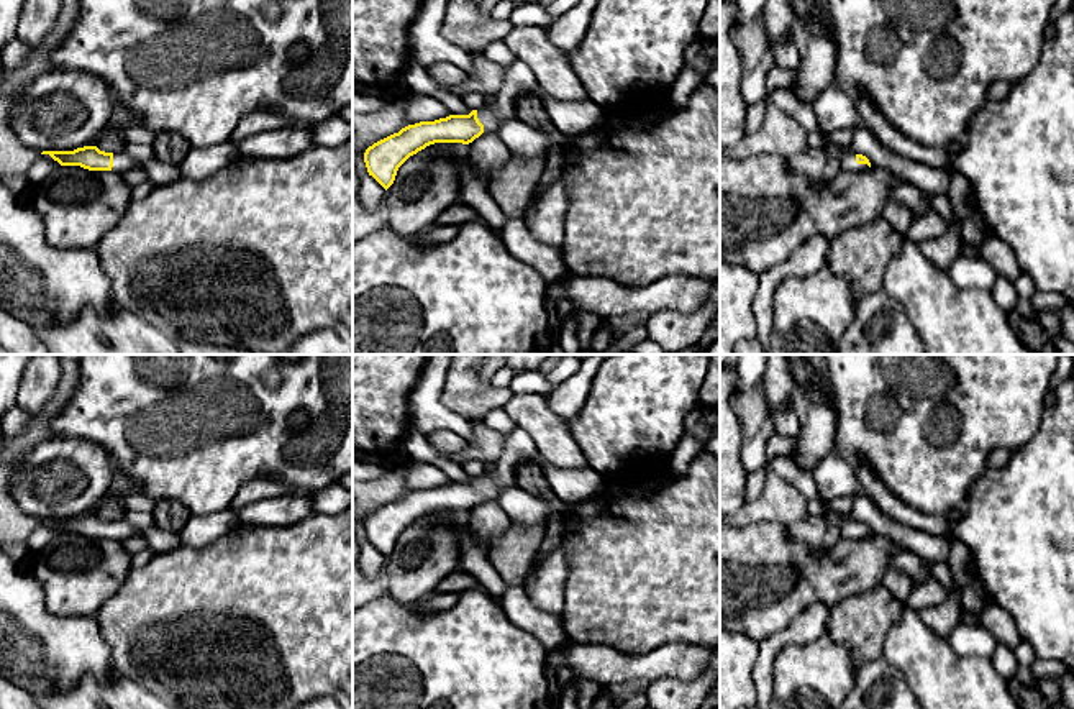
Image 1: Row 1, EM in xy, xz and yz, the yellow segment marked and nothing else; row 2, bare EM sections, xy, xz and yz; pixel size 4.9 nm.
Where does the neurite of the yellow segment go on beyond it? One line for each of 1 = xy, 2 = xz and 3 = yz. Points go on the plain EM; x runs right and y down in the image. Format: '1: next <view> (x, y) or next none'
1: next xy (122, 529)
2: next xz (571, 486)
3: next yz (848, 530)

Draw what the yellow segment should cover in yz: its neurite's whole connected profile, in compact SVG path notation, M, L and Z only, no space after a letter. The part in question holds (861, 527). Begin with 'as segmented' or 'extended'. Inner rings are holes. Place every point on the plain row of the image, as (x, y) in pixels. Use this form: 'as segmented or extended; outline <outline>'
extended; outline M846 517L841 524L840 533L843 538L848 540L861 540L871 535L871 530L862 522L854 522L849 517Z

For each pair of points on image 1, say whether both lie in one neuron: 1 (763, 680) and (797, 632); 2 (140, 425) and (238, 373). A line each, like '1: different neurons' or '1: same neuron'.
1: same neuron
2: same neuron

